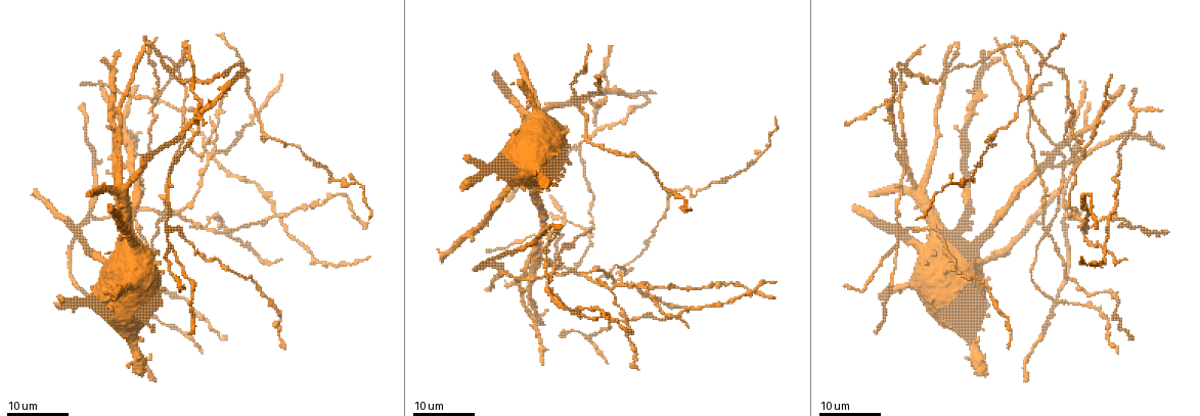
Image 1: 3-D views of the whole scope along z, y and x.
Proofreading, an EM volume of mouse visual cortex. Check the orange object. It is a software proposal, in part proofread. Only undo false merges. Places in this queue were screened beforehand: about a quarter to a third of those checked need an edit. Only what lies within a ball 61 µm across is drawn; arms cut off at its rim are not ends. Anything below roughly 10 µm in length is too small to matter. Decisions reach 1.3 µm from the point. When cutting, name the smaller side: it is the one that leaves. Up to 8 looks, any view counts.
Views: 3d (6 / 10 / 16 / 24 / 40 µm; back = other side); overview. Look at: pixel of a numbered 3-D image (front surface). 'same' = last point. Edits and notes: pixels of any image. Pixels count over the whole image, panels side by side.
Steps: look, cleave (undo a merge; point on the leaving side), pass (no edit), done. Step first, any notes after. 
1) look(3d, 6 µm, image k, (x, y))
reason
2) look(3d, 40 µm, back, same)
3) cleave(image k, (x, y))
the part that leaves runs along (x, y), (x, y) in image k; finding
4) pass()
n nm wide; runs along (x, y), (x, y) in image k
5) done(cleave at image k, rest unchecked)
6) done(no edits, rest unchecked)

look(3d, 16 µm, image 1, (151, 98))
three arms meet

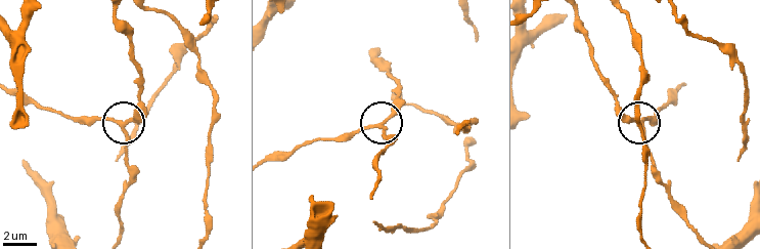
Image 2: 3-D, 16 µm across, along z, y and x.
look(3d, 10 µm, image 2, (123, 125))
closer look

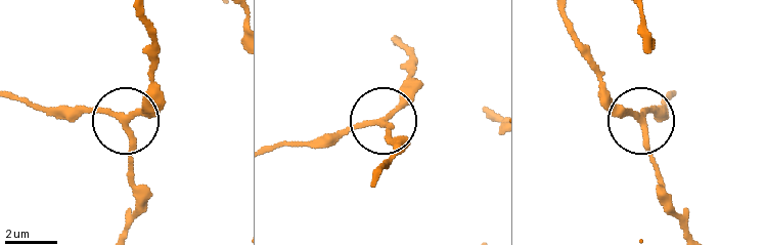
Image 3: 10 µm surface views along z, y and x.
pass()
200 nm wide; one cell here

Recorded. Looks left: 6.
look(3d, 24 µm, image 1, (586, 273))
a fork

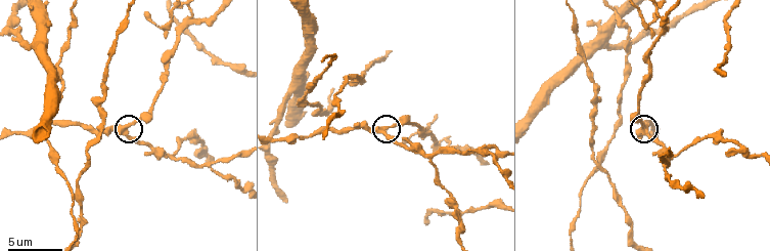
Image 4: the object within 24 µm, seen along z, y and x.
look(3d, 10 µm, image 4, (385, 127))

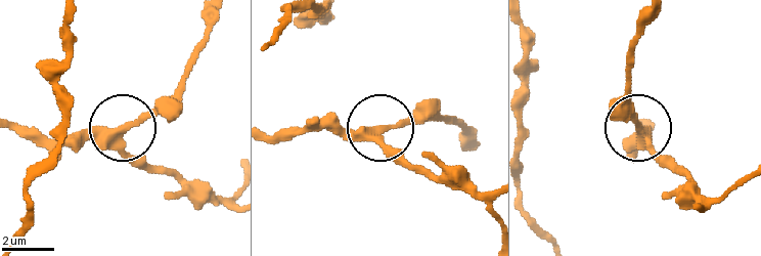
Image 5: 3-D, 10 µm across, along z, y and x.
look(3d, 6 µm, image 5, (381, 132))

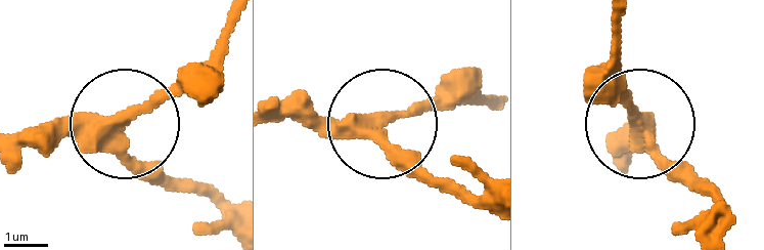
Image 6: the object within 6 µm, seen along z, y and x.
pass()
side arm 40 µm; 3 arms; all the same cell

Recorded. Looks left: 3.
look(3d, 10 µm, image 4, (172, 154))
a fork

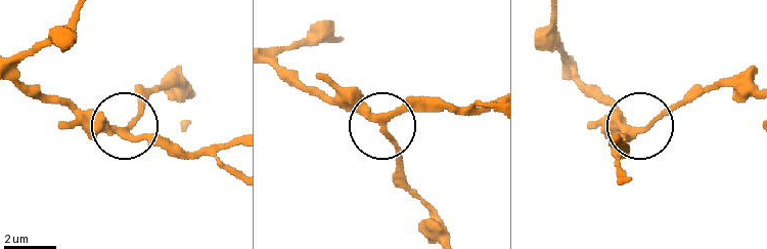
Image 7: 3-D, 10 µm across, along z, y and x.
pass()
side arm 16 µm; 3 arms; all the same cell

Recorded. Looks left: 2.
look(3d, 10 µm, image 4, (196, 21))
three-way junction

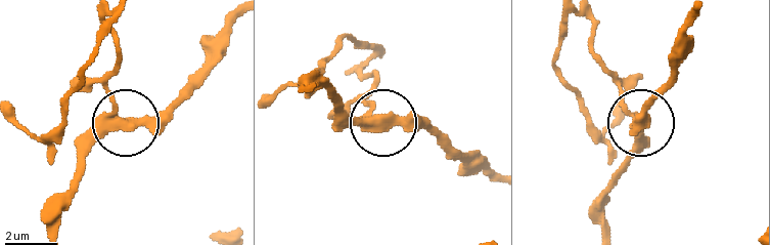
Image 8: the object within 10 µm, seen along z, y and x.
cleave(image 8, (636, 84))
360 nm wide; a second cell is stuck on

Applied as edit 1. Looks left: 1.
done(cleave at image 8, rest unchecked)

